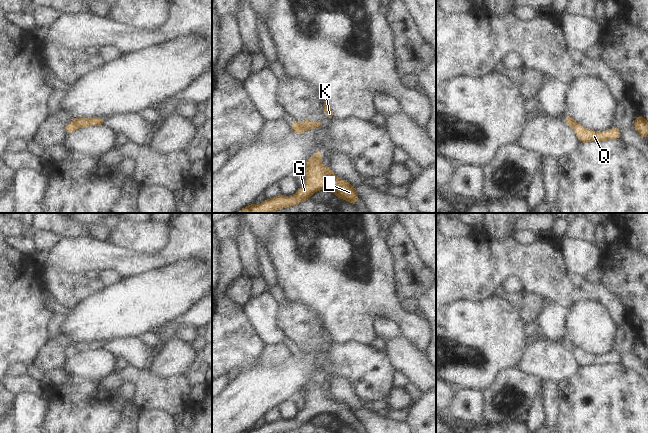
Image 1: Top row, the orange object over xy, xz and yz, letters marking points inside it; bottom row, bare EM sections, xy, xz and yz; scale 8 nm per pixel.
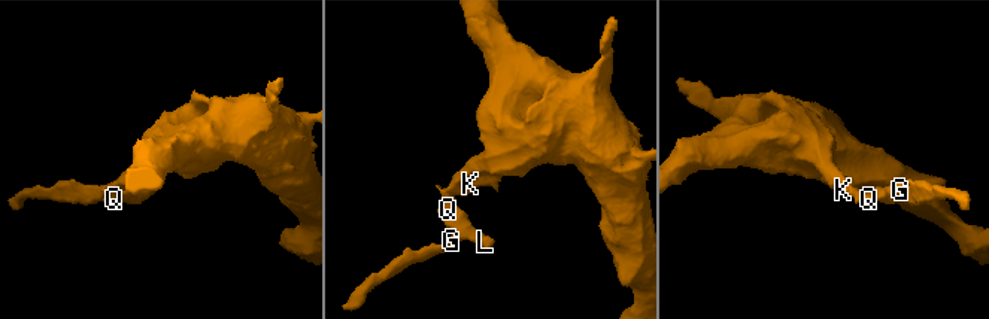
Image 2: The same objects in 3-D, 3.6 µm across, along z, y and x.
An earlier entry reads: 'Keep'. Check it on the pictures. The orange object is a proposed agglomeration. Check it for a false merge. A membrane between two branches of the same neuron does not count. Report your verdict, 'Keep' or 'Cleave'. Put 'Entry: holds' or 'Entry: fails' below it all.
Cleave
Entry: fails

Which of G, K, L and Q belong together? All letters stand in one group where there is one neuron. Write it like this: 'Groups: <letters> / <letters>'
Groups: G L Q / K

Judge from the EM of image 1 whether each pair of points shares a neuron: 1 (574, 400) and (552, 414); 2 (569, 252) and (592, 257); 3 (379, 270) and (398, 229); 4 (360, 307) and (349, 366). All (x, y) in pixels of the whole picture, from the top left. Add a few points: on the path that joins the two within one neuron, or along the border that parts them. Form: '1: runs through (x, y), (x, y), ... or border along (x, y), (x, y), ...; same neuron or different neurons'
1: border along (561, 392), (560, 413), (556, 422); different neurons
2: runs through (575, 252), (580, 257), (586, 257); same neuron
3: border along (385, 239), (394, 255), (395, 270); different neurons
4: border along (335, 342), (361, 341), (369, 344); different neurons

